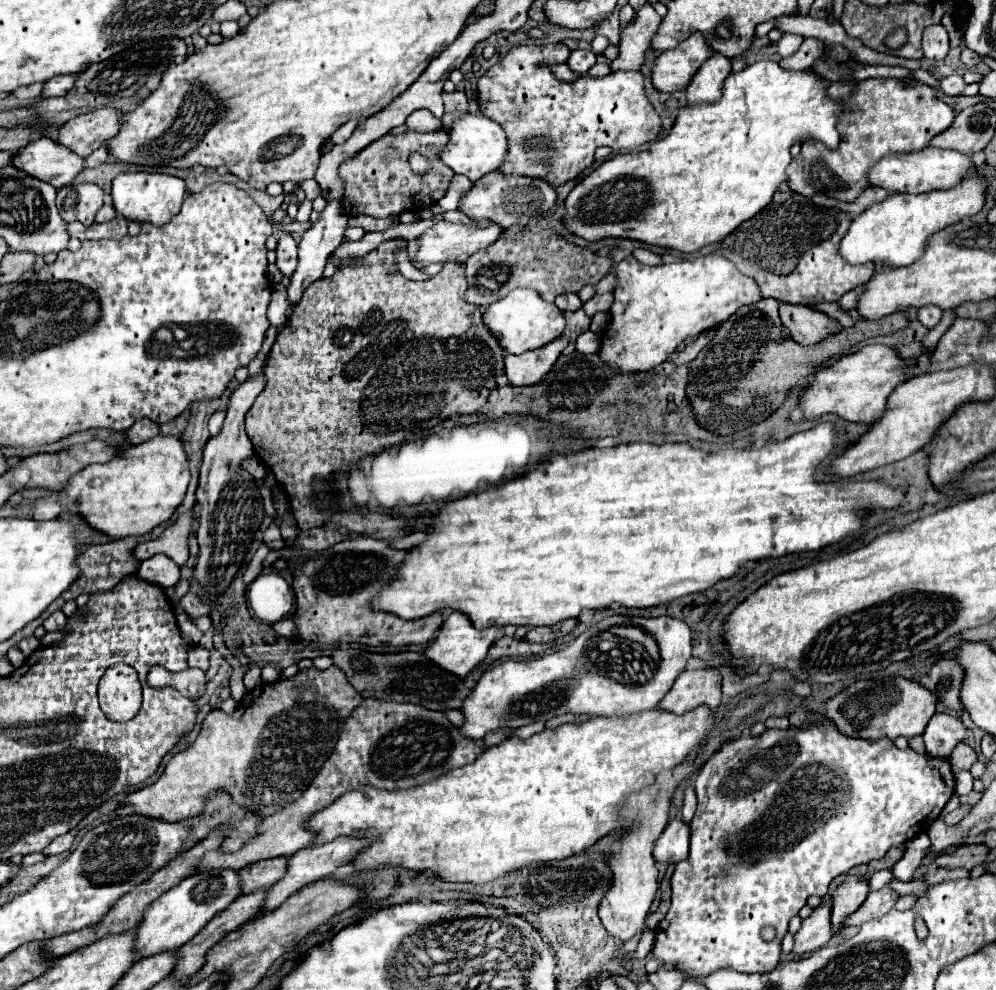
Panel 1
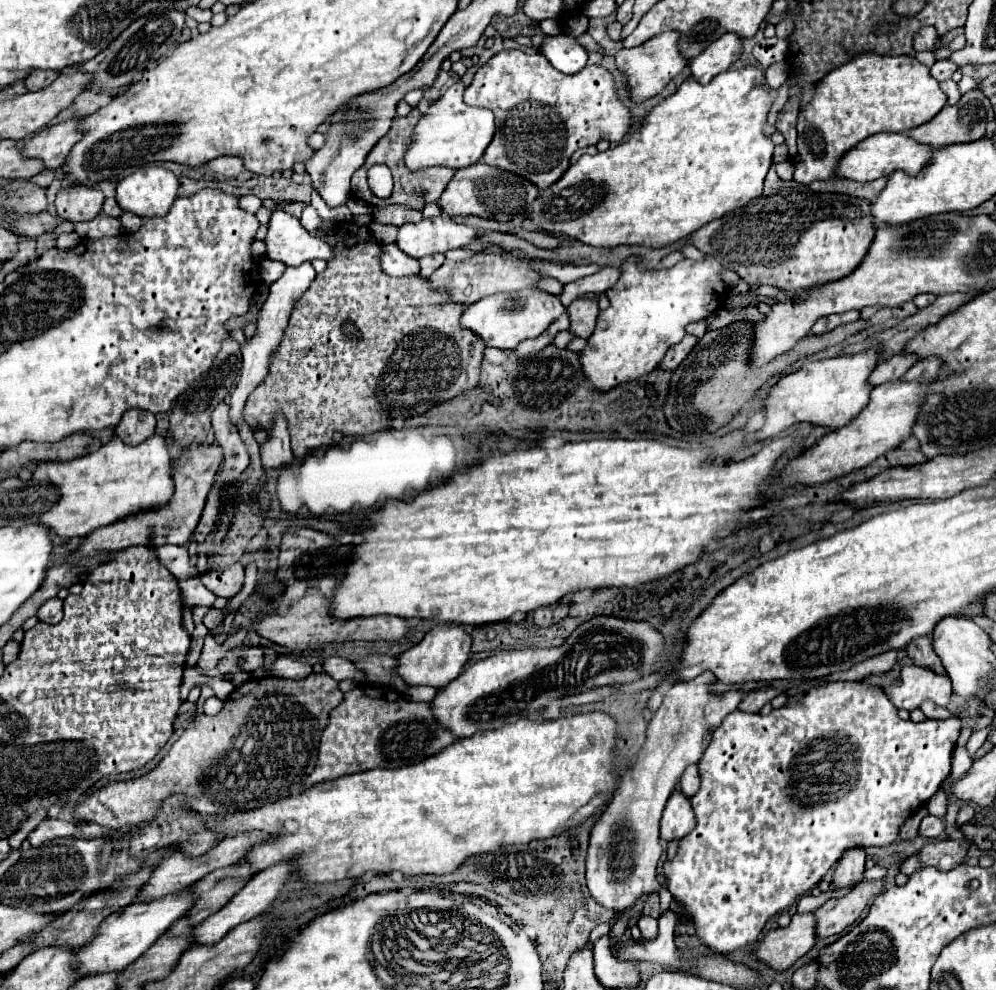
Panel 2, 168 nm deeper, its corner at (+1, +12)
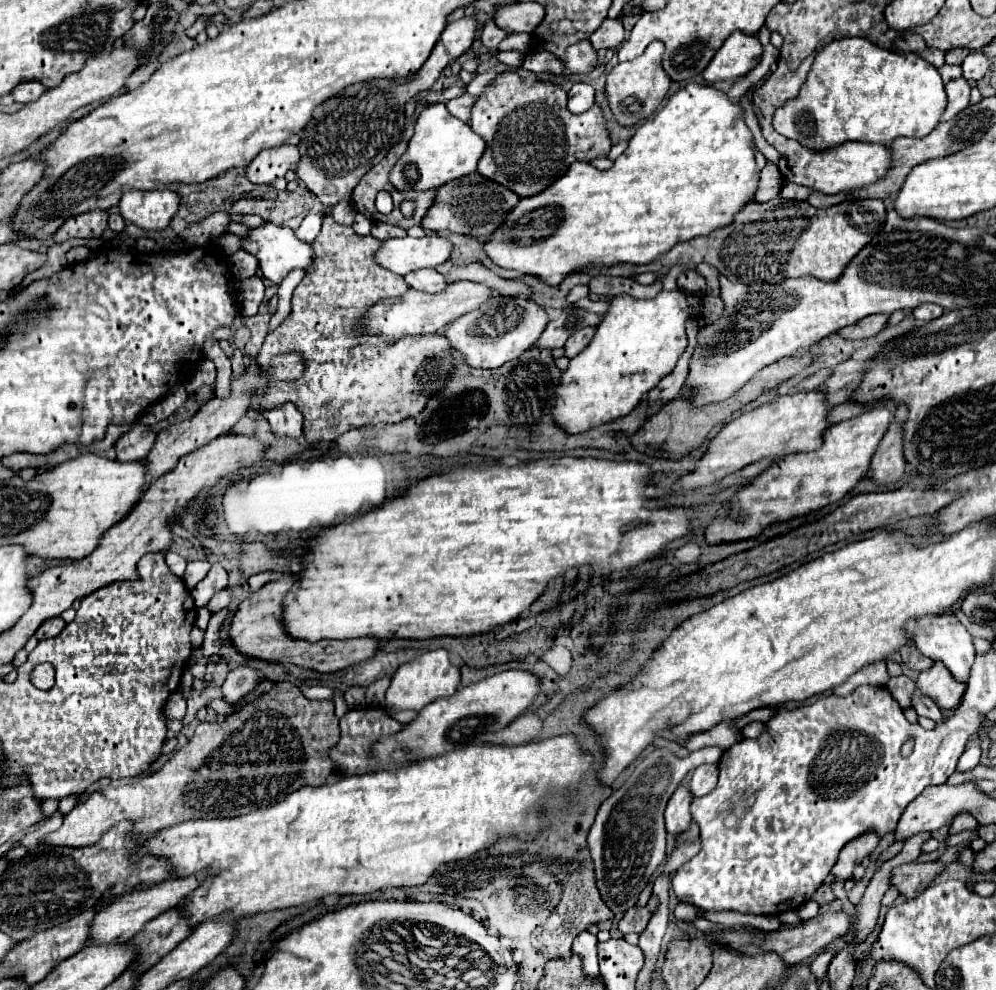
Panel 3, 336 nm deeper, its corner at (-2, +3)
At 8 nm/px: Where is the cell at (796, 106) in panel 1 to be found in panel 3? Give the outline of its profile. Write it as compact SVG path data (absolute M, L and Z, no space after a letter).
M690 83L674 93L662 111L636 129L626 151L608 171L600 171L590 163L572 163L556 185L534 197L520 199L484 249L500 267L538 275L546 283L558 285L574 267L586 263L652 263L678 243L722 229L734 221L734 215L744 205L754 201L758 185L760 171L754 159L754 137L744 121L740 101L730 101L716 87Z

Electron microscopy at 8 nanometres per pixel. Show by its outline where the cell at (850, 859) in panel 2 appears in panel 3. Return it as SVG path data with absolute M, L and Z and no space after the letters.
M864 833L862 837L858 837L856 841L850 841L842 851L840 857L836 861L836 865L832 867L832 875L846 881L852 877L854 869L862 863L862 859L866 859L878 845L878 835L876 833Z

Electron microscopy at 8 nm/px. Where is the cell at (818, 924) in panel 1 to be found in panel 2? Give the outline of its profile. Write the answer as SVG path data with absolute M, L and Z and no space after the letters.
M795 914L787 928L769 930L751 954L771 970L783 972L807 954L815 946L815 940L813 914Z

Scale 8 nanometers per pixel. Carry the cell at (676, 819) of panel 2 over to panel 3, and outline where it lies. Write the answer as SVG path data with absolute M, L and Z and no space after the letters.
M682 785L670 797L668 807L666 807L666 831L670 835L680 835L688 831L690 821L692 821L690 801L692 801L692 793Z

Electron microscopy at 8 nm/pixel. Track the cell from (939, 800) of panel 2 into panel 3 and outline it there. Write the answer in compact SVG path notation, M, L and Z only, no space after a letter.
M962 813L954 819L949 828L949 835L957 834L965 830L974 830L978 827L978 822L969 813Z

